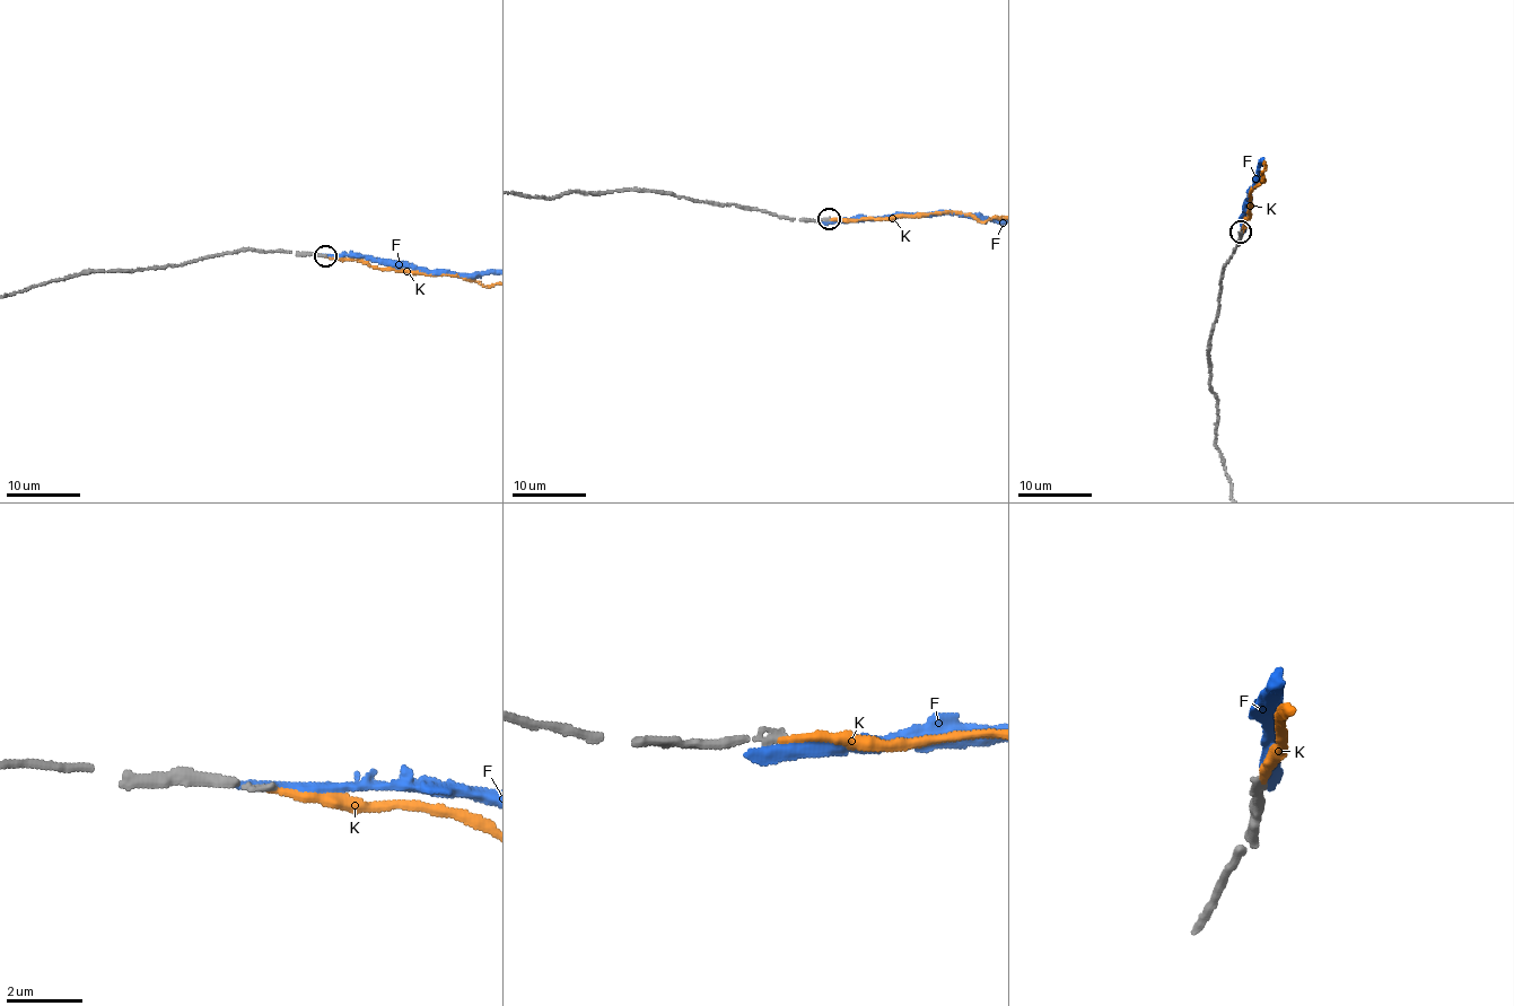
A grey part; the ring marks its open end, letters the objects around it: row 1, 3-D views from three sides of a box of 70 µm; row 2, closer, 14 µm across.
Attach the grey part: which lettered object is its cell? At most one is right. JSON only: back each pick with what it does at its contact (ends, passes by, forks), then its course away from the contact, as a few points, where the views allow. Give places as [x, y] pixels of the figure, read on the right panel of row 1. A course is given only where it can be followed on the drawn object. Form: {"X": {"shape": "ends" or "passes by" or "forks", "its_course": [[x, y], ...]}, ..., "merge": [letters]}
{"K": {"shape": "ends"}, "merge": ["K"]}

